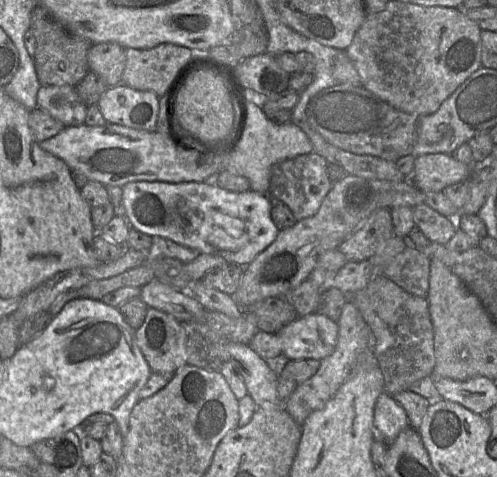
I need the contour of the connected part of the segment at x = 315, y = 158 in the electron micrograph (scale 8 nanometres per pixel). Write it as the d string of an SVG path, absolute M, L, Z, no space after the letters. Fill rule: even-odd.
M314 151L274 164L268 195L285 203L297 221L315 215L333 185L328 177L327 165L327 160Z

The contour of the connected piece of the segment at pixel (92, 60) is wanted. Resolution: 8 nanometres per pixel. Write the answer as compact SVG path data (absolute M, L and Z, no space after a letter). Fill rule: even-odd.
M114 42L92 44L87 61L89 70L99 75L107 87L112 87L122 81L126 49Z

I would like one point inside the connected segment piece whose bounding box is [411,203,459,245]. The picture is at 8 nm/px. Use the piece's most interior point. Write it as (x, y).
(438, 228)

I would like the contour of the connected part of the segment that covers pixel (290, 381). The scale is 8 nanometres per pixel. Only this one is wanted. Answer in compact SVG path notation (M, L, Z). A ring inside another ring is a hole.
M290 360L278 376L278 395L286 401L295 389L311 378L319 369L320 360Z

